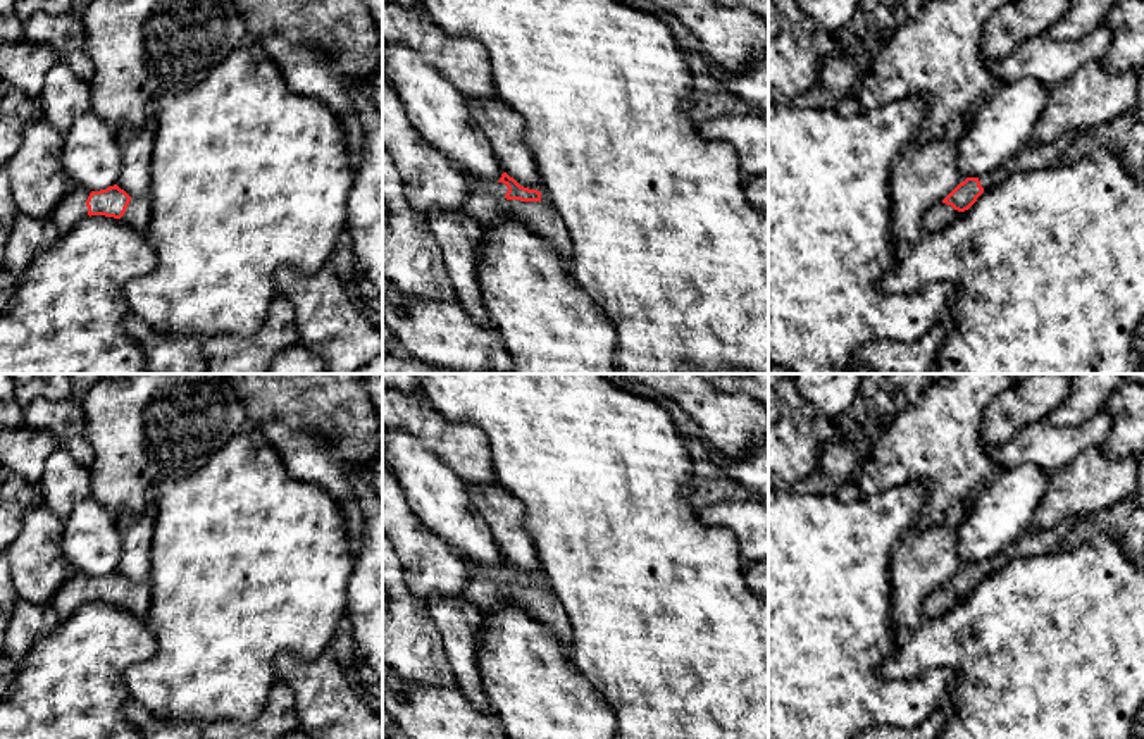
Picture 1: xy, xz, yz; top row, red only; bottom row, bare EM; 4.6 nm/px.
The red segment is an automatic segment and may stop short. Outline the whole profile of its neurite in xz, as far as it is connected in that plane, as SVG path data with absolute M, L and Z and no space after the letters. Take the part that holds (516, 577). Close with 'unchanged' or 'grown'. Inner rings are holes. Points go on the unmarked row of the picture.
M507 558L498 568L488 568L470 560L467 563L469 582L463 596L472 601L482 613L496 603L519 606L534 620L550 629L563 653L570 656L572 627L560 599L553 591L541 586L541 577L520 572Z; grown

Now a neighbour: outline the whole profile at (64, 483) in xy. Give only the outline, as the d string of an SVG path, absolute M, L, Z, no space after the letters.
M59 446L45 463L38 489L41 505L67 520L74 506L91 494L90 467Z

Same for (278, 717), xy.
M277 680L255 722L214 720L205 723L203 739L281 739L296 729L293 691Z

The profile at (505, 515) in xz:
M496 482L470 484L467 491L498 543L503 558L520 572L541 577L543 570L525 525L524 505Z

